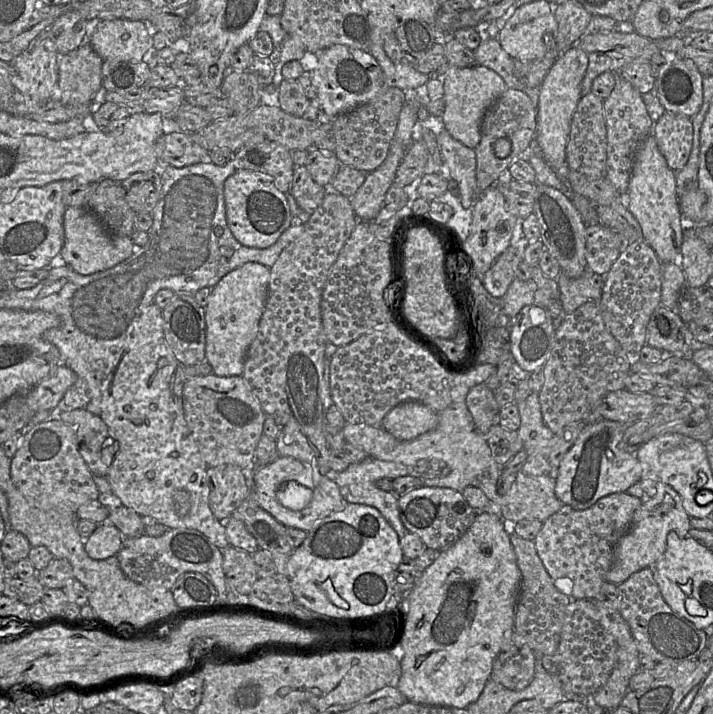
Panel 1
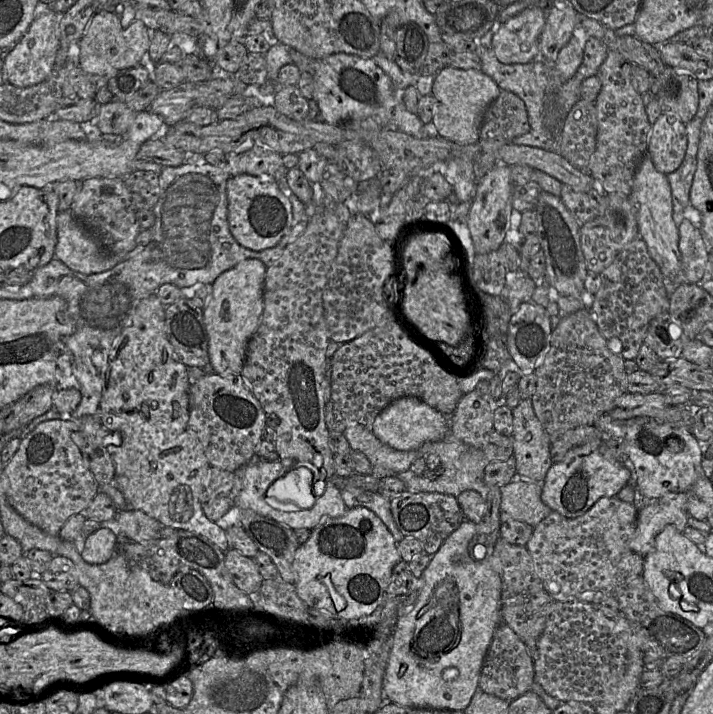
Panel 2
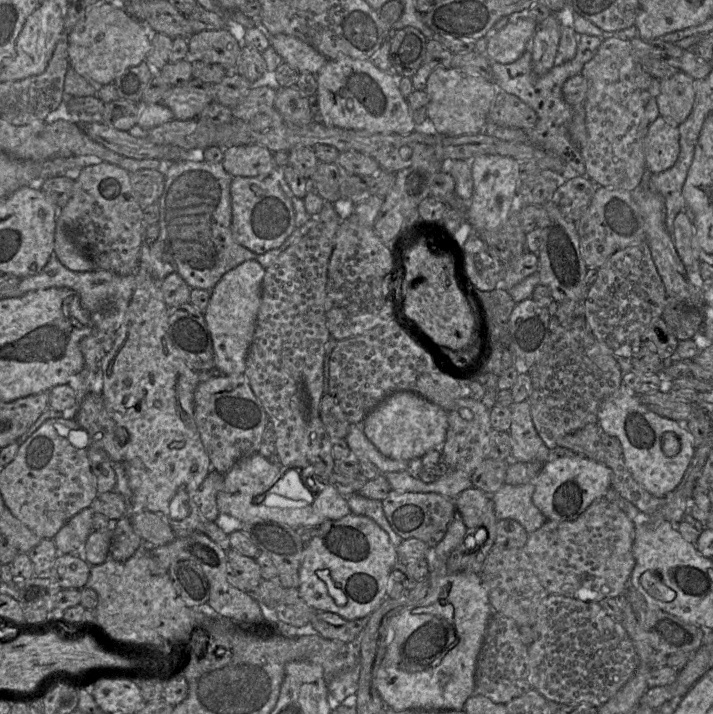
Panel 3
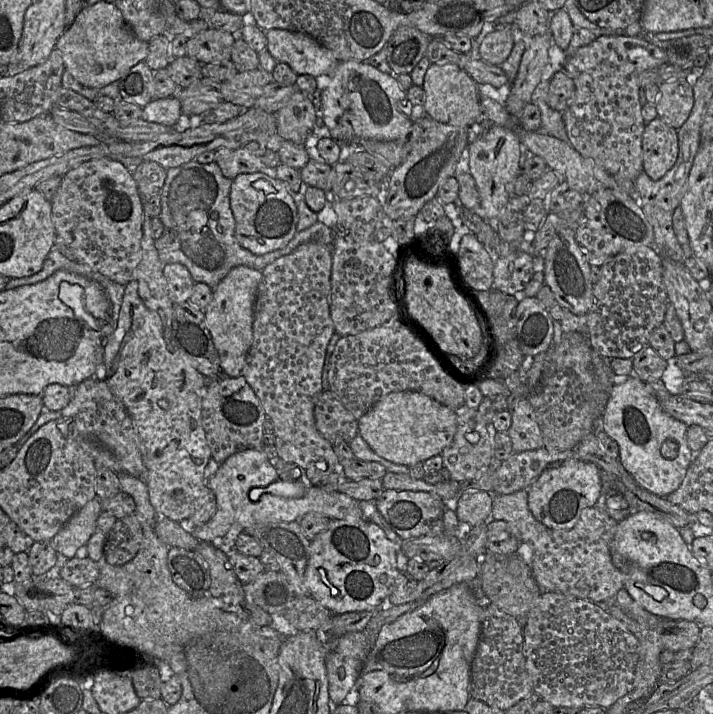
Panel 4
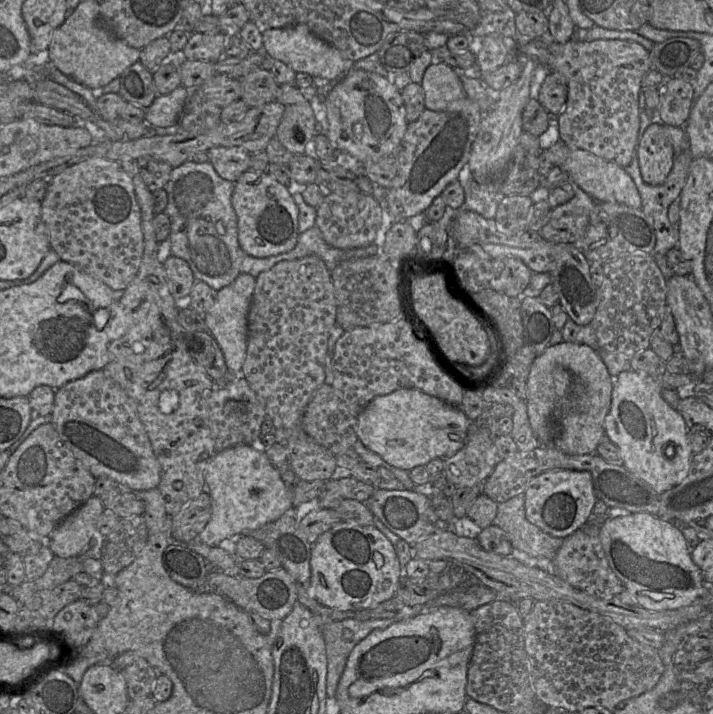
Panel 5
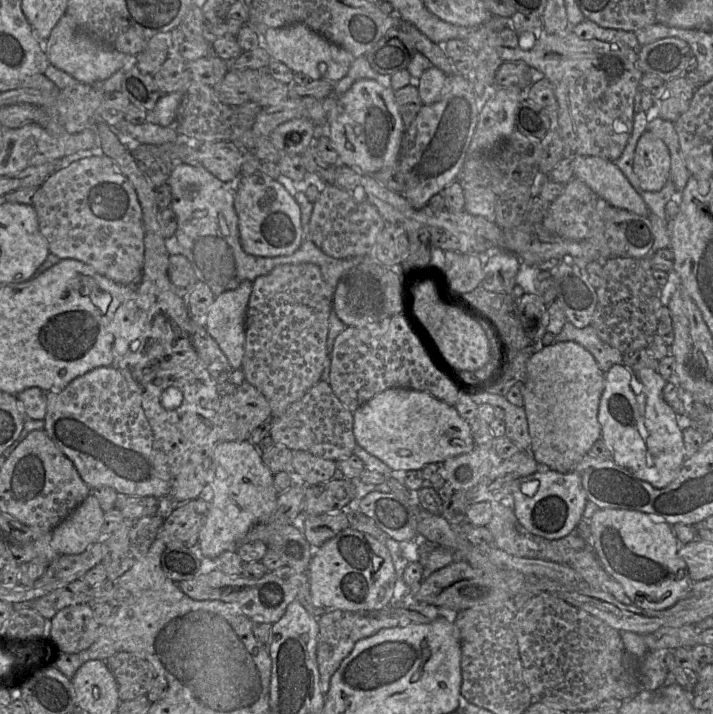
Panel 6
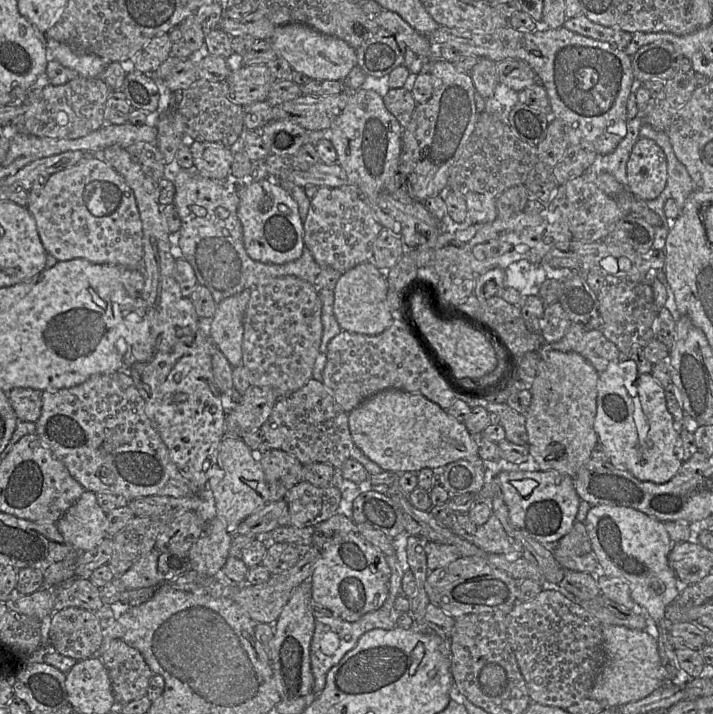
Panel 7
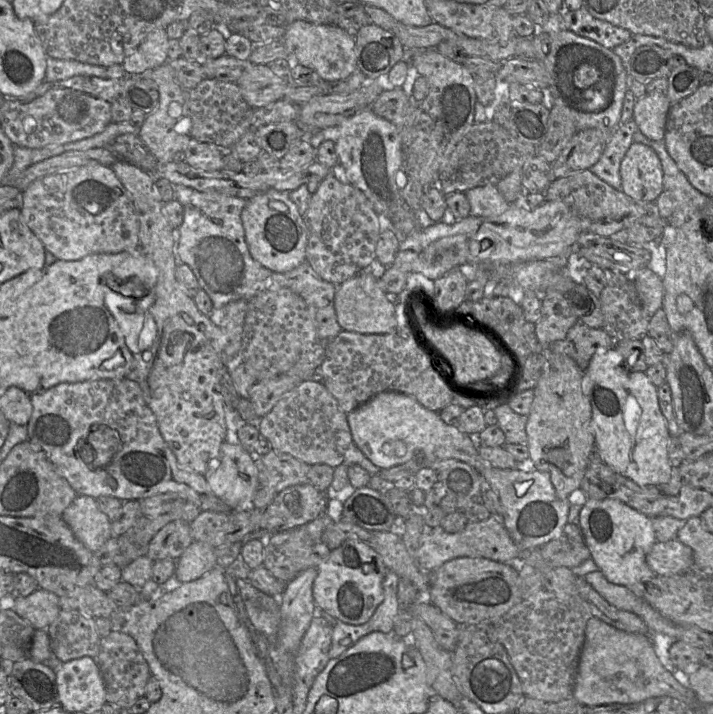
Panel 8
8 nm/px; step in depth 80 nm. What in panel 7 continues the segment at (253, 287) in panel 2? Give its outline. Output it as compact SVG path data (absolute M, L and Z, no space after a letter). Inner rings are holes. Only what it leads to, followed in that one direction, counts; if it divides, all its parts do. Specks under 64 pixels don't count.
M252 290L225 298L211 319L201 319L206 333L232 367L241 365L244 317Z

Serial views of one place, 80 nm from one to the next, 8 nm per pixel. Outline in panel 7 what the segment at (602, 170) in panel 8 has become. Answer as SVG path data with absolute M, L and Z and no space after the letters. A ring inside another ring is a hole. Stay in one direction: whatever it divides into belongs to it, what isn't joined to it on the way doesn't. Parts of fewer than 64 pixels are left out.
M636 116L627 123L627 133L614 151L598 157L596 165L614 176L625 188L628 186L627 162L632 148L639 138L640 128L644 124L641 116Z

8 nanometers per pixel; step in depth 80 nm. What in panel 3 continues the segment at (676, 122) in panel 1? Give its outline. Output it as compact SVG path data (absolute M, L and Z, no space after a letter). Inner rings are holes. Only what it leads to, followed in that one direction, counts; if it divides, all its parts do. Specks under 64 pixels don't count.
M659 116L650 123L644 140L647 171L657 174L670 169L675 164L679 152L679 125Z

